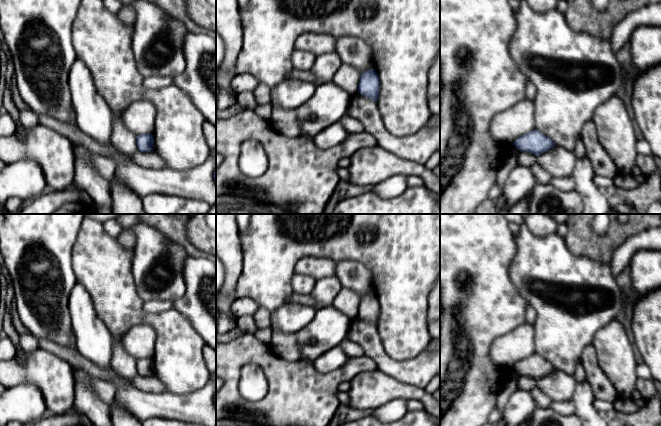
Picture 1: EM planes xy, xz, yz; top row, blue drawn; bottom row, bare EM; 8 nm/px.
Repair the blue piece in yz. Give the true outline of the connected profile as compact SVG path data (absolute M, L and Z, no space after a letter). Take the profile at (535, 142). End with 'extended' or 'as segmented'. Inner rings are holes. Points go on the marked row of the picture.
M534 129L516 139L513 145L521 152L530 152L538 157L540 154L553 148L555 143L551 138Z | as segmented

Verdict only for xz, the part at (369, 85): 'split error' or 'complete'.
complete

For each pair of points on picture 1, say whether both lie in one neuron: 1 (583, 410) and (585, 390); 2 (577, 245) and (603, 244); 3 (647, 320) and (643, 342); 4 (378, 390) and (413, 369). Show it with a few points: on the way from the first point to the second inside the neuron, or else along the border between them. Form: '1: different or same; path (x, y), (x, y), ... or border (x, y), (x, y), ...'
1: same; path (584, 405), (584, 395)
2: same; path (583, 244), (597, 244)
3: same; path (647, 325), (647, 337)
4: different; border (376, 366), (400, 382), (418, 388)

